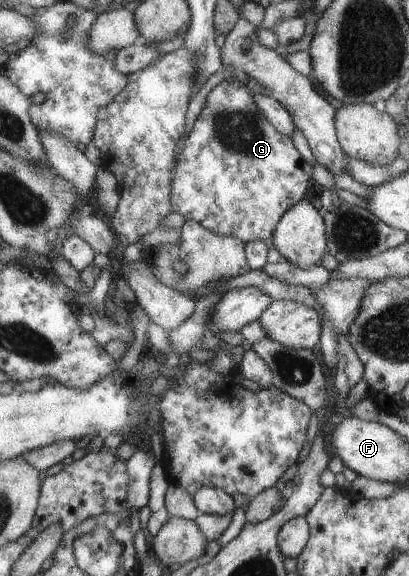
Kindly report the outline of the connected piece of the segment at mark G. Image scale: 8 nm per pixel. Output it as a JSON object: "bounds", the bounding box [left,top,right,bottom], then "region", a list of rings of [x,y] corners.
{"bounds":[173,77,312,243],"region":[[[234,77],[227,78],[207,95],[205,106],[182,147],[173,180],[173,210],[220,236],[233,236],[245,243],[272,240],[282,216],[306,196],[312,180],[312,166],[304,161],[291,136],[282,134],[266,118],[256,96],[248,92],[245,83]]]}

